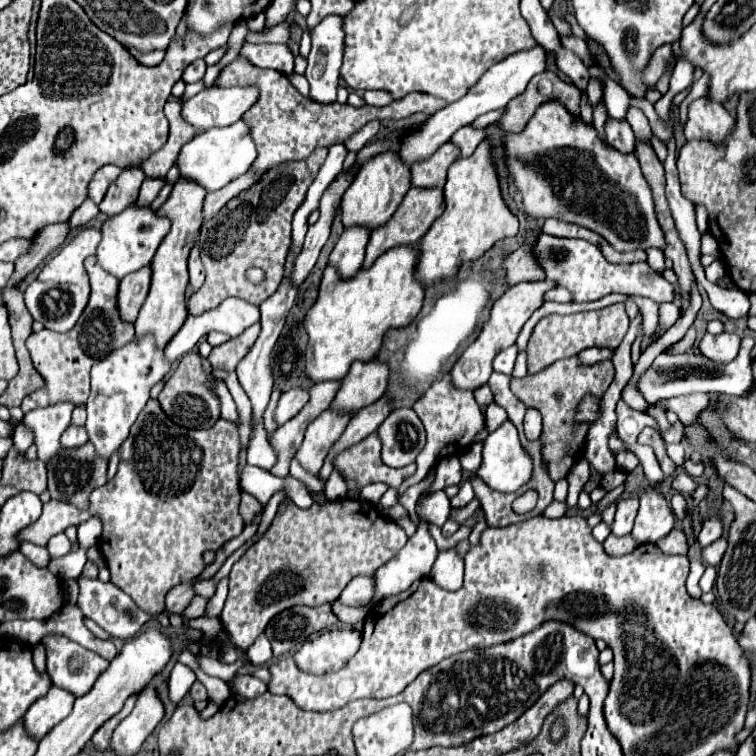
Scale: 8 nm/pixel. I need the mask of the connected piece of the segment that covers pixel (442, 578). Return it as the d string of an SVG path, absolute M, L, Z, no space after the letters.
M452 548L440 552L428 578L432 578L438 586L446 590L458 590L464 578L464 560Z

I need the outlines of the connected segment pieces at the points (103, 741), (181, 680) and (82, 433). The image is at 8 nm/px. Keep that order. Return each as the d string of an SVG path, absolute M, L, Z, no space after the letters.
M132 694L132 696L128 696L128 700L126 700L126 704L124 704L124 708L116 714L116 716L112 716L110 720L106 720L96 732L94 732L94 736L92 736L92 744L94 744L94 748L96 750L106 750L108 748L108 740L110 740L110 736L112 736L112 730L120 724L120 720L122 718L126 718L128 714L130 714L130 706L134 706L134 702L136 702L136 698L138 698L138 694Z
M176 662L174 668L172 668L172 674L170 674L170 680L168 680L168 688L170 688L170 700L174 706L180 704L180 700L188 694L190 686L194 684L196 680L196 674L192 668L188 668L186 664L182 662Z
M68 426L66 432L60 438L62 448L80 448L86 442L88 442L86 440L86 430L84 428L78 428L78 426Z

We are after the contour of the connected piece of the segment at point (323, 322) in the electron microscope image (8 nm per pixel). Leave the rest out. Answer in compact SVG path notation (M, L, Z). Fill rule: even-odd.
M414 246L390 248L376 258L372 268L360 270L350 280L338 278L332 266L324 270L318 298L304 318L304 330L308 332L306 376L312 382L342 380L354 360L370 362L378 356L388 330L408 326L416 318L424 288L414 280L410 268L414 268Z

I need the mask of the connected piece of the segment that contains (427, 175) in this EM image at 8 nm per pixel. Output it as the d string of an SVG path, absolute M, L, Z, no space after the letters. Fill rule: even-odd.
M446 142L428 160L412 166L412 186L416 188L442 188L446 182L446 170L456 160L458 148Z

